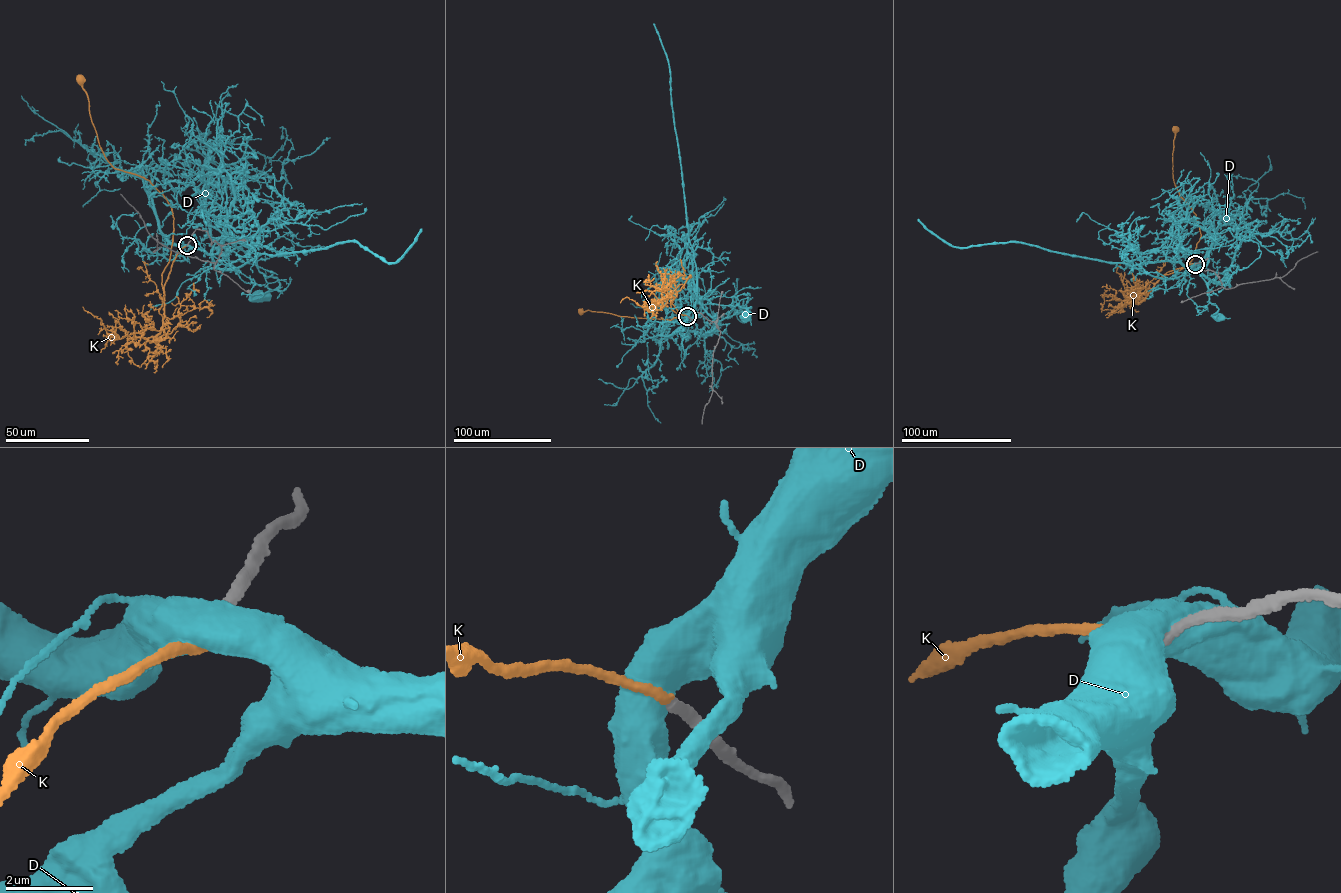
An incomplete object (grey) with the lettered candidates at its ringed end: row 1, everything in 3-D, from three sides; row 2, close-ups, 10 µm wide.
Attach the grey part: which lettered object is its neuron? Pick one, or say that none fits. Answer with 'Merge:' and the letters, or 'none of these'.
Merge: K

